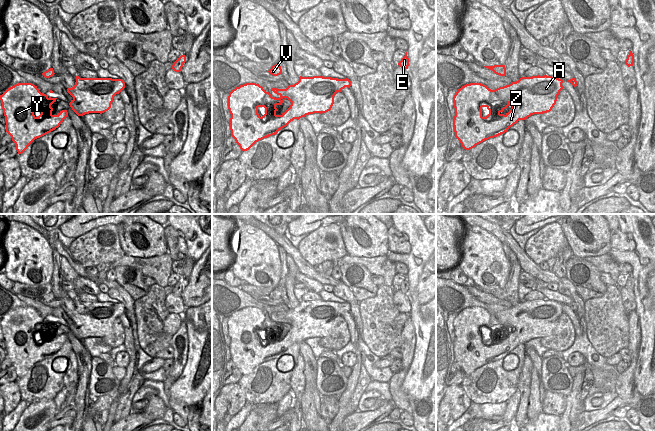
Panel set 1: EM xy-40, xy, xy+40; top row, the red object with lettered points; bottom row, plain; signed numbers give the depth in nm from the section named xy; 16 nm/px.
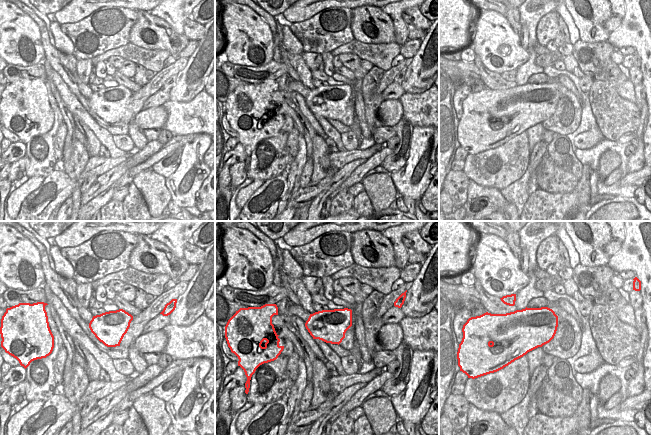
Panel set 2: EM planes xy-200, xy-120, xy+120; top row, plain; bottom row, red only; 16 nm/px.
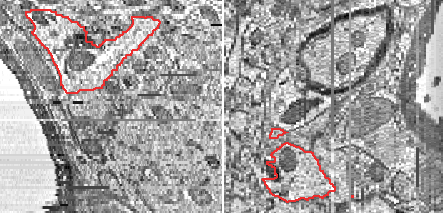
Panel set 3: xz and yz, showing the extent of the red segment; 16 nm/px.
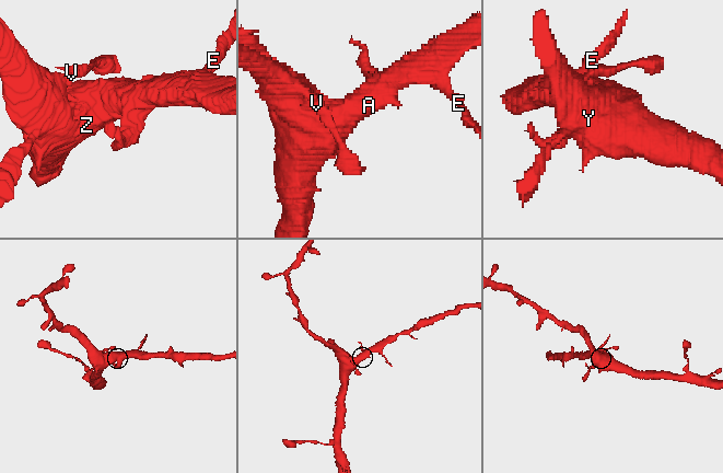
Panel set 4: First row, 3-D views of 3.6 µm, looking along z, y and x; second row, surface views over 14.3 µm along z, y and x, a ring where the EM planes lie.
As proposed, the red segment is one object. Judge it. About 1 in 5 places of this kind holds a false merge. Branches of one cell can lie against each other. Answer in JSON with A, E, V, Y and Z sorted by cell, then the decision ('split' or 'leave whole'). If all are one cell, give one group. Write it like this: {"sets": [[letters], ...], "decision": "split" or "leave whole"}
{"sets": [["A", "E", "V", "Y", "Z"]], "decision": "leave whole"}

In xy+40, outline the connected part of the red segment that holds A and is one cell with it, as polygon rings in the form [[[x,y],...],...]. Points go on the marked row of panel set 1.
[[[545,74],[521,77],[518,81],[495,90],[481,83],[462,86],[453,97],[455,137],[465,150],[470,150],[485,140],[504,134],[519,120],[525,120],[534,114],[550,112],[563,89],[562,83],[562,79]]]

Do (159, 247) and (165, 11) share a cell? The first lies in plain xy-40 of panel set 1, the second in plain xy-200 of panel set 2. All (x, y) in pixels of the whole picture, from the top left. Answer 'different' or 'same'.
different

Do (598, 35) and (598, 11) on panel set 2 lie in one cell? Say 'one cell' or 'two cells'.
one cell

